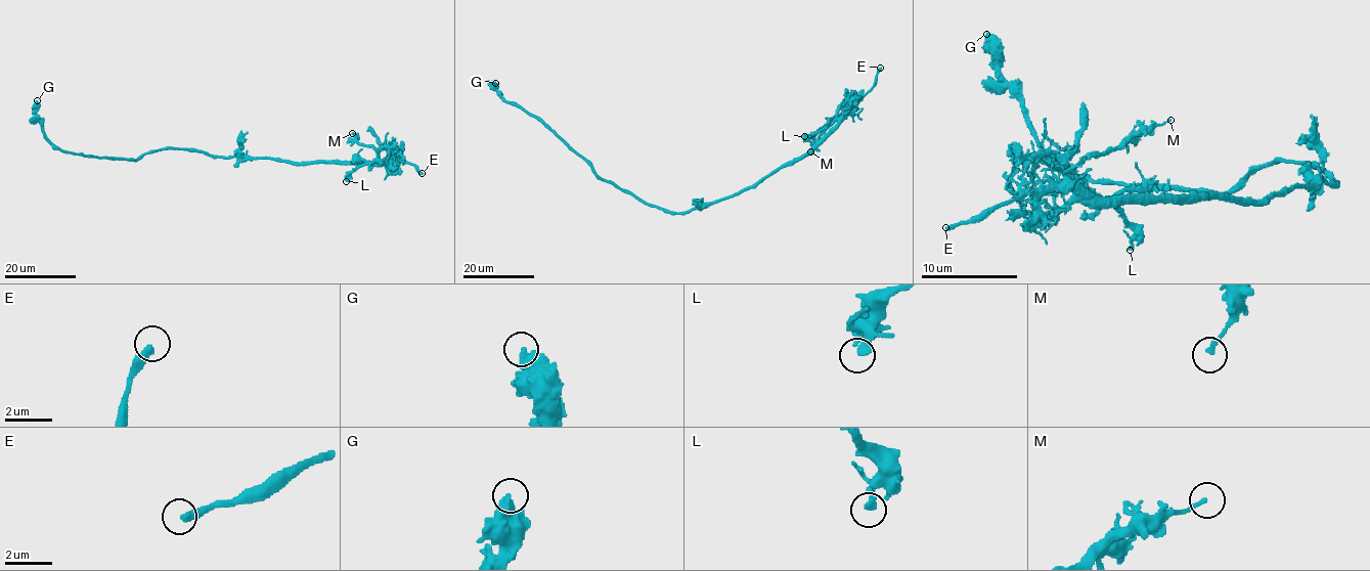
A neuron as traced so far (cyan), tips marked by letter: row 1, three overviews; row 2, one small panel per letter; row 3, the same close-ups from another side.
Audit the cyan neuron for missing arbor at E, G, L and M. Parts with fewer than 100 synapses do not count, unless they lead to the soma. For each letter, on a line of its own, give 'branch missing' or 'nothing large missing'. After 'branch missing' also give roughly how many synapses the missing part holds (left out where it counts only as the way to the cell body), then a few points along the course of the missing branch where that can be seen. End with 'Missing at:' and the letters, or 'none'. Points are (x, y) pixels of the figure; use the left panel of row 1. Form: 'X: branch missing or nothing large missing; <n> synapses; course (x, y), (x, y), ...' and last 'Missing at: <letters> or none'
E: branch missing
G: nothing large missing
L: nothing large missing
M: nothing large missing
Missing at: E

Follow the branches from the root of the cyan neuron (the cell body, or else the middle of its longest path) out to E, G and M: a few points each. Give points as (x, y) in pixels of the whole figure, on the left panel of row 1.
E: (218, 157), (247, 156), (292, 163), (385, 163), (389, 158), (399, 158), (422, 173)
G: (218, 157), (175, 148), (143, 154), (137, 160), (68, 152), (46, 136), (42, 122), (36, 115), (37, 100)
M: (218, 157), (247, 156), (292, 163), (372, 162), (378, 152), (371, 146), (359, 143), (352, 133)

